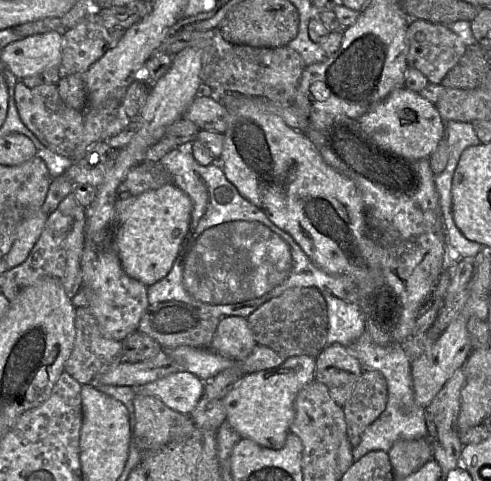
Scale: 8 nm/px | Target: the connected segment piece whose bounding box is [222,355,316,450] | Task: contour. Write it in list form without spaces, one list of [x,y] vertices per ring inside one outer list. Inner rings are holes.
[[[292,356],[274,369],[244,376],[222,399],[226,421],[241,438],[250,439],[268,449],[281,449],[294,419],[294,400],[298,392],[315,379],[315,365],[314,357]]]

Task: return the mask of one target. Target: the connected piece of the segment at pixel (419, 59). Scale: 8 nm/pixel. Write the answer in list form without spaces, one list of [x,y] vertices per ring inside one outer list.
[[[410,20],[407,31],[409,51],[407,67],[419,70],[429,83],[441,85],[450,70],[460,61],[467,50],[462,39],[446,25],[434,24],[425,20]]]

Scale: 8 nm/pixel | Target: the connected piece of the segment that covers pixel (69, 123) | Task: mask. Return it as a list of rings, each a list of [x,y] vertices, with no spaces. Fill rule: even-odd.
[[[22,80],[16,83],[14,97],[21,121],[51,151],[71,157],[84,129],[83,113],[68,107],[60,98],[57,86],[42,84],[27,87]]]

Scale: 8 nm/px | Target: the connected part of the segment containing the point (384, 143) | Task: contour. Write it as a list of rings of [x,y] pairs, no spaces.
[[[405,86],[392,91],[383,101],[363,114],[358,122],[362,131],[377,146],[408,160],[429,158],[438,146],[444,130],[443,120],[435,105]]]

